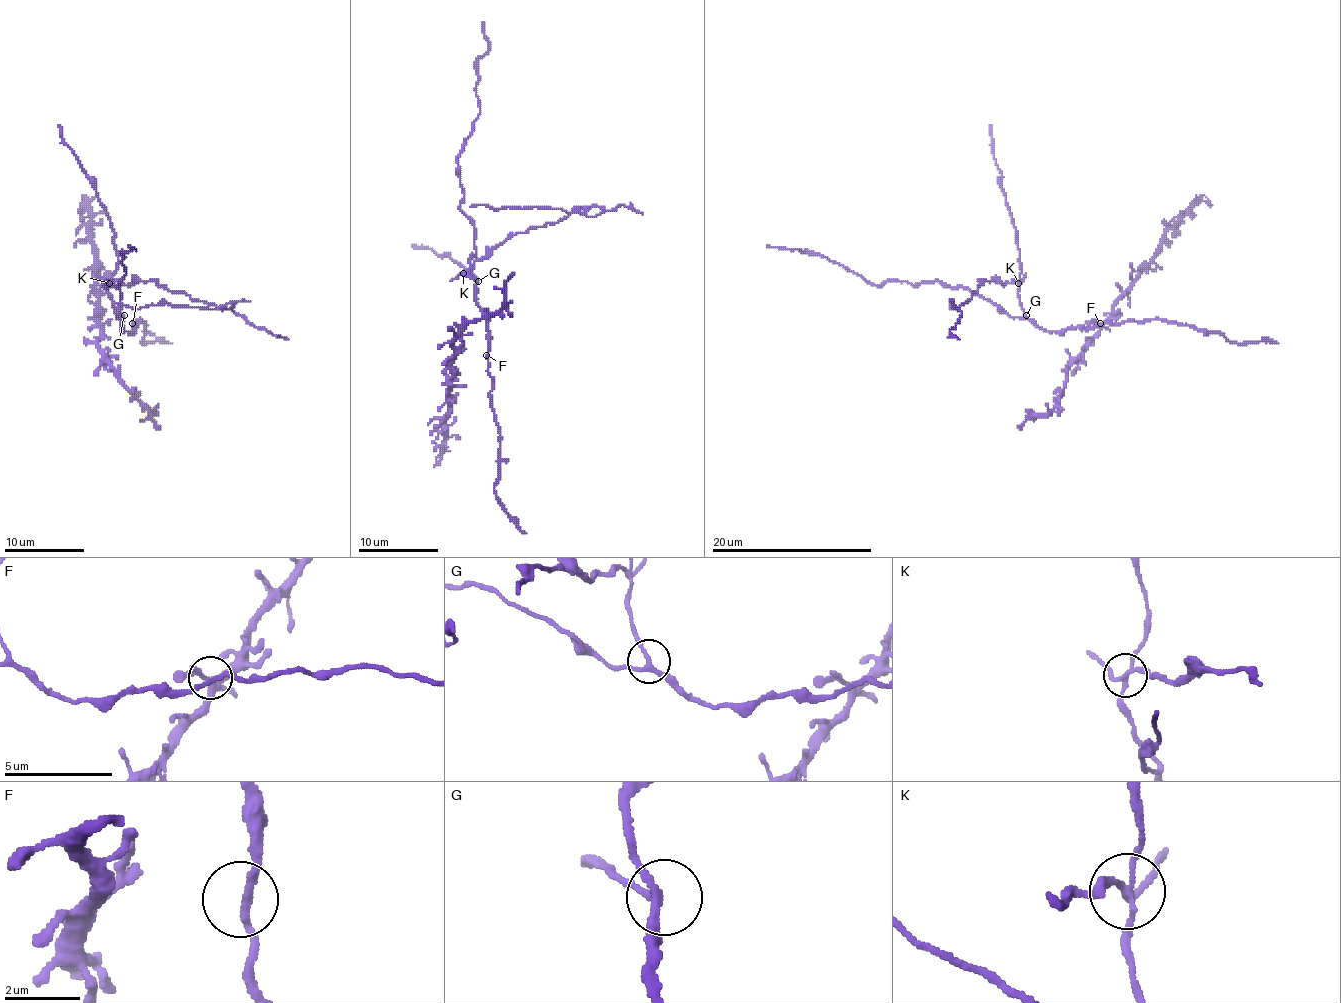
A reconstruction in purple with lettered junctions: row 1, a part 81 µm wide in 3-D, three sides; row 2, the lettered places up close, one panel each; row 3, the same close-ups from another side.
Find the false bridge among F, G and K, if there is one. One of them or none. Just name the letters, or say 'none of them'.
K

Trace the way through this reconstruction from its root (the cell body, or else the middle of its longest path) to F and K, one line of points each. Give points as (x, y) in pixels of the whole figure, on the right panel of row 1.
F: (1019, 317), (1032, 319), (1048, 331), (1096, 327), (1100, 323)
K: (1019, 317), (1026, 313), (1019, 305), (1017, 283)

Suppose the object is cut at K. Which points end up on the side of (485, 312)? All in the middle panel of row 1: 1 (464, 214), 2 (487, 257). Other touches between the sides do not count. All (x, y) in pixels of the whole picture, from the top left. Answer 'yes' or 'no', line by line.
1: yes
2: no

